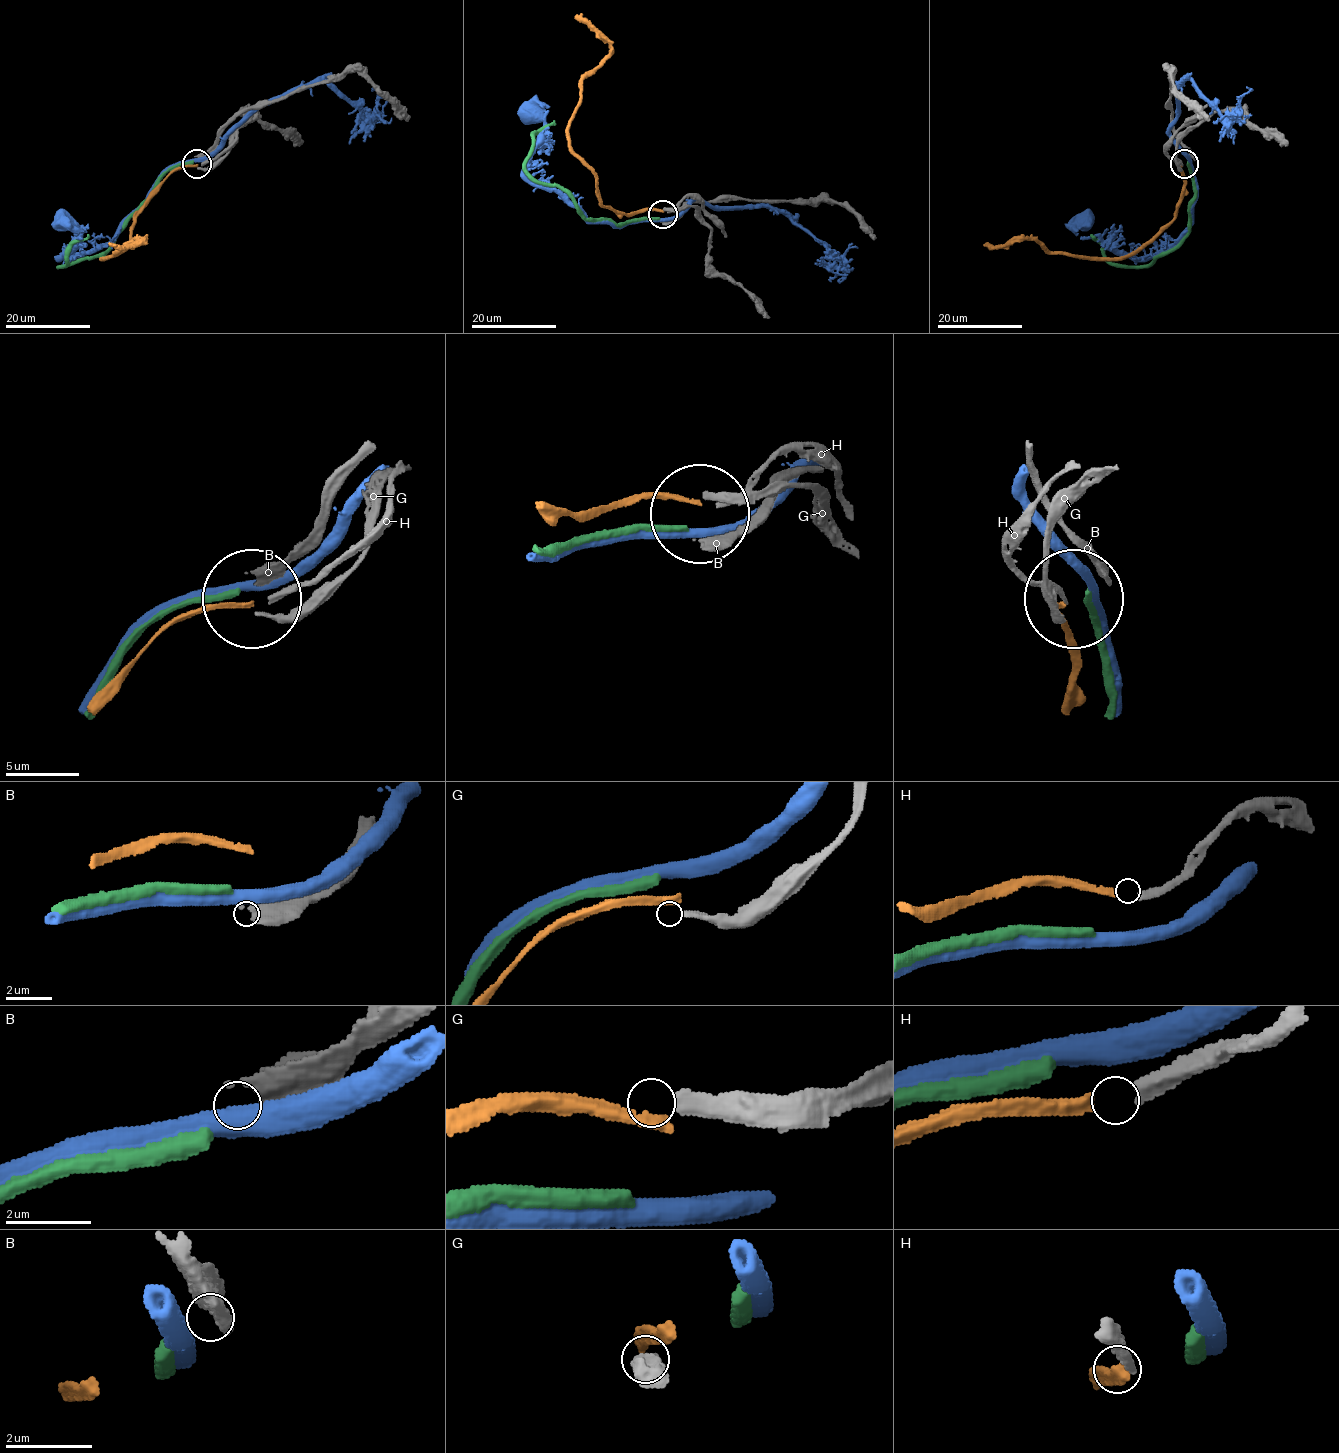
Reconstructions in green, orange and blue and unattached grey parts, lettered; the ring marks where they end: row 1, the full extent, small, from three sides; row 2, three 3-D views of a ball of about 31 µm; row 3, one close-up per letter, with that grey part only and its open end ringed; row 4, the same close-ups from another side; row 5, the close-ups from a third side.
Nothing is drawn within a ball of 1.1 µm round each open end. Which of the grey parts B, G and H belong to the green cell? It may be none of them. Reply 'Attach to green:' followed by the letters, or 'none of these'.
Attach to green: none of these

